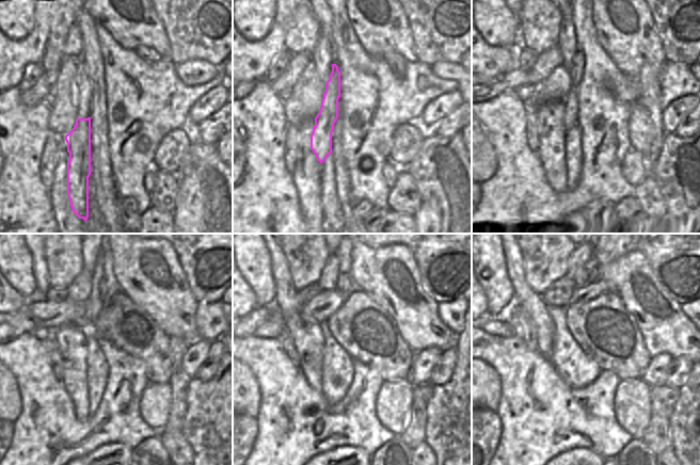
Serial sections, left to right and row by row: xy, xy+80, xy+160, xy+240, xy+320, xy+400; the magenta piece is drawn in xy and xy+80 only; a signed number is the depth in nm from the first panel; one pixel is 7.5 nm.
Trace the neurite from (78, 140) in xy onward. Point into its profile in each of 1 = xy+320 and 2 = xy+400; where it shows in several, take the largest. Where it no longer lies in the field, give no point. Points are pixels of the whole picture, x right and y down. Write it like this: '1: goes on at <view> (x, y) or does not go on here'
1: goes on at xy+320 (345, 284)
2: goes on at xy+400 (582, 275)

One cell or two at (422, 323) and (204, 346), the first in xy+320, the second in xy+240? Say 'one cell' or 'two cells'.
two cells

